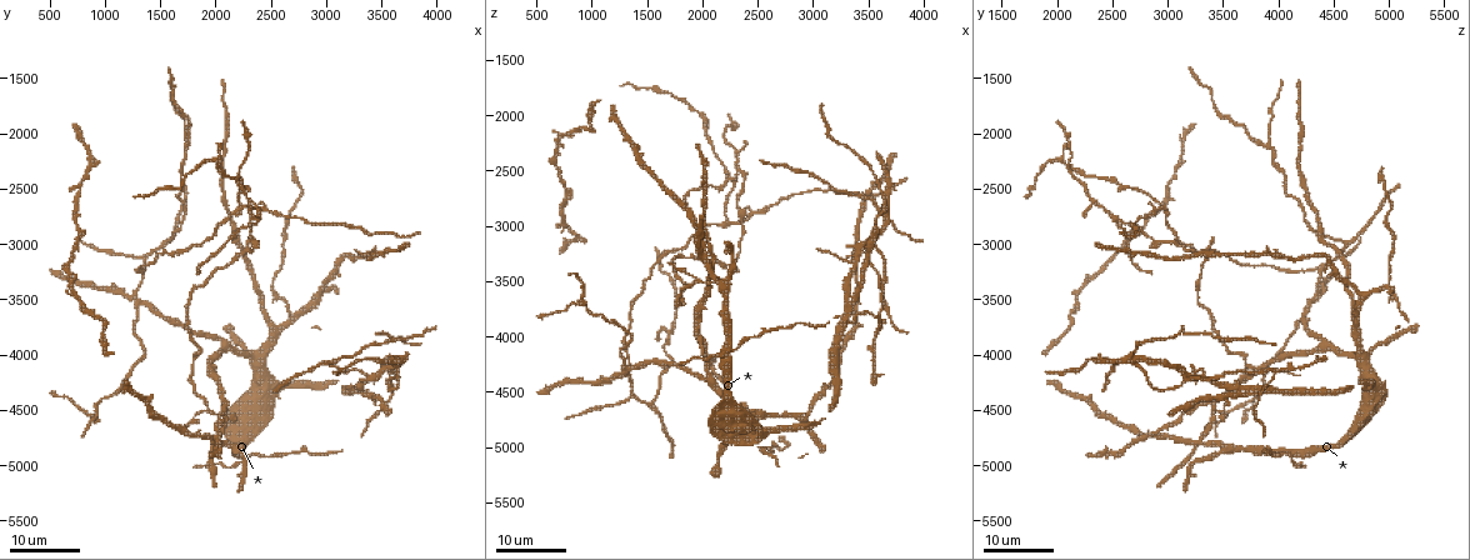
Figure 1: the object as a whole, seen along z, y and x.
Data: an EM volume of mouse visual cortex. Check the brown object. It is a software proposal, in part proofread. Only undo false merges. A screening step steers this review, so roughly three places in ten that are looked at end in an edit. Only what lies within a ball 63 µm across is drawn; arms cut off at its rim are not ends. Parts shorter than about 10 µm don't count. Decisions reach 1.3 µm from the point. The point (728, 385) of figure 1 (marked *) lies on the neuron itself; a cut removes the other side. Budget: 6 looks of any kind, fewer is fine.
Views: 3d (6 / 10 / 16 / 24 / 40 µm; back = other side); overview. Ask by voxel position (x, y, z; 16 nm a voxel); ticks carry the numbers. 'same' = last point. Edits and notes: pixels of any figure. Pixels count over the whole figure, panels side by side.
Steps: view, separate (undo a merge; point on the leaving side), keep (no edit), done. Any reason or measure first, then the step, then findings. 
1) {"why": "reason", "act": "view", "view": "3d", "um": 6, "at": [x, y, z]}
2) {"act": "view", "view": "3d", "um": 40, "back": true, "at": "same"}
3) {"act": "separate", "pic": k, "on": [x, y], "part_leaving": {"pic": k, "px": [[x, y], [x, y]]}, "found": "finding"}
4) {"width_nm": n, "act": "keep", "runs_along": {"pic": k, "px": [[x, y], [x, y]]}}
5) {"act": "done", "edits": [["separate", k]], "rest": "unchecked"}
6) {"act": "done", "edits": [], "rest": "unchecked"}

{"why": "small branch off a trunk", "act": "view", "view": "3d", "um": 16, "at": [2220, 2640, 2960]}

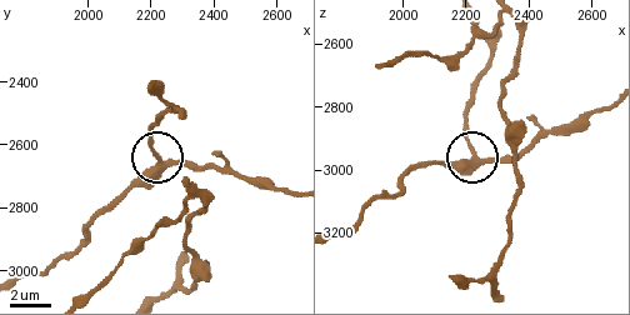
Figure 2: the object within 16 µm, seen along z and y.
{"act": "view", "view": "3d", "um": 10, "at": [2240, 2660, 2970]}

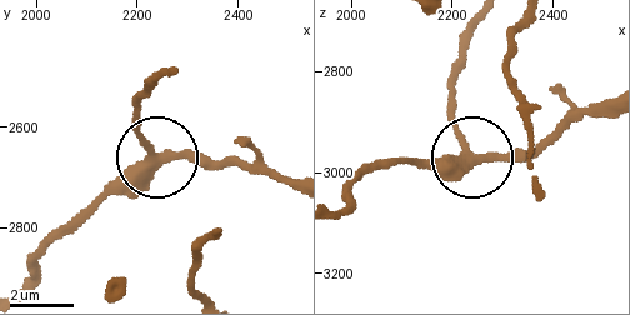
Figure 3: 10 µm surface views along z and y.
{"arms": 3, "act": "keep", "runs_along": {"pic": 3, "px": [[340, 208], [361, 178], [401, 163], [551, 146]]}, "found": "all the same neuron"}

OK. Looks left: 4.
{"why": "sudden change in width", "act": "view", "view": "3d", "um": 24, "at": [2120, 4580, 3480]}

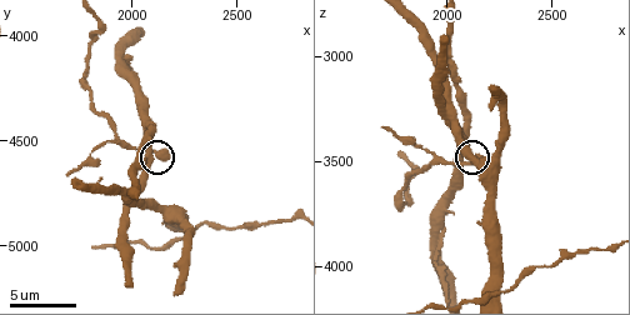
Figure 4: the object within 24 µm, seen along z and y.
{"why": "closer look", "act": "view", "view": "3d", "um": 6, "at": "same"}

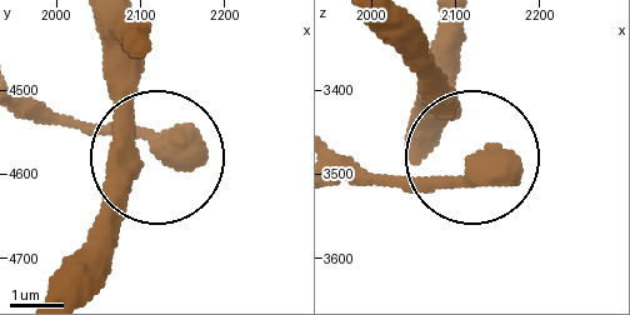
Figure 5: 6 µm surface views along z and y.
{"act": "view", "view": "3d", "um": 6, "back": true, "at": [2135, 4560, 3495]}

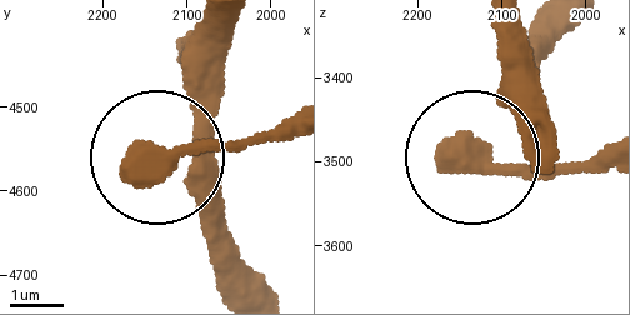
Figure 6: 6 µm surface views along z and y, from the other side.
{"act": "keep", "found": "all the same neuron"}

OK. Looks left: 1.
{"act": "done", "edits": [], "rest": "unchecked"}

